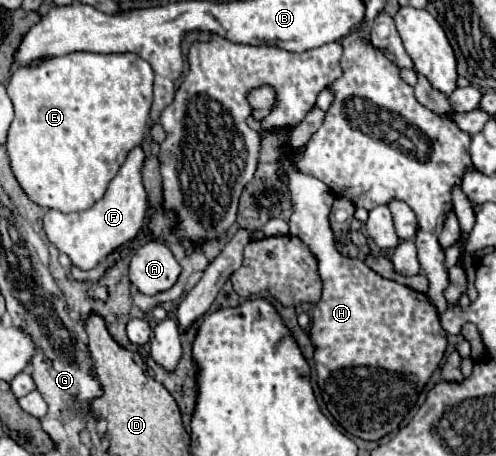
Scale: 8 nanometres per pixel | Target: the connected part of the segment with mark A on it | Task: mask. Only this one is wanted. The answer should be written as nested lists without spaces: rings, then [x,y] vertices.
[[[159,240],[143,244],[129,264],[129,280],[143,294],[169,290],[177,282],[179,274],[181,266],[173,258],[171,250]]]

